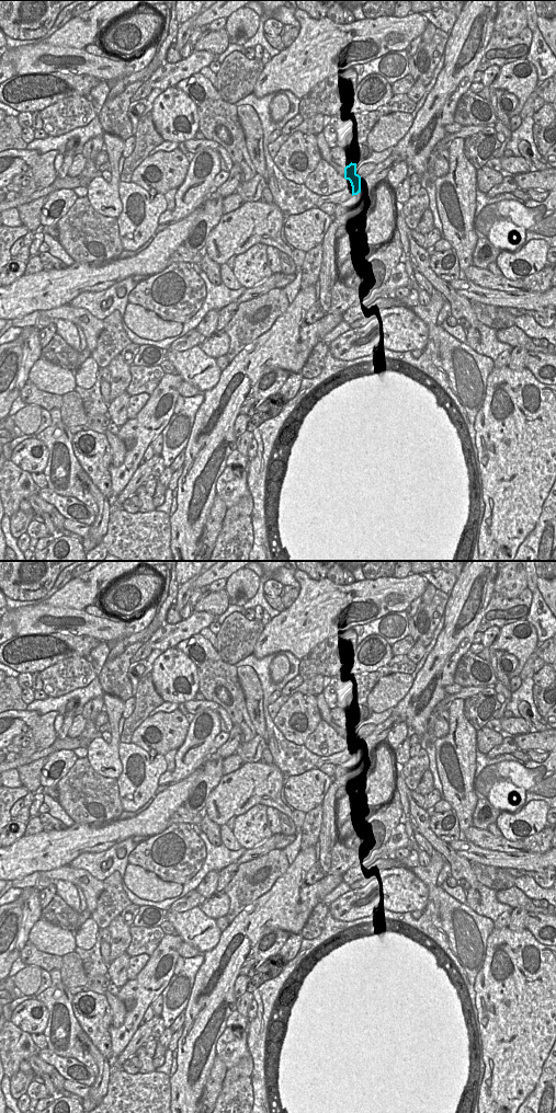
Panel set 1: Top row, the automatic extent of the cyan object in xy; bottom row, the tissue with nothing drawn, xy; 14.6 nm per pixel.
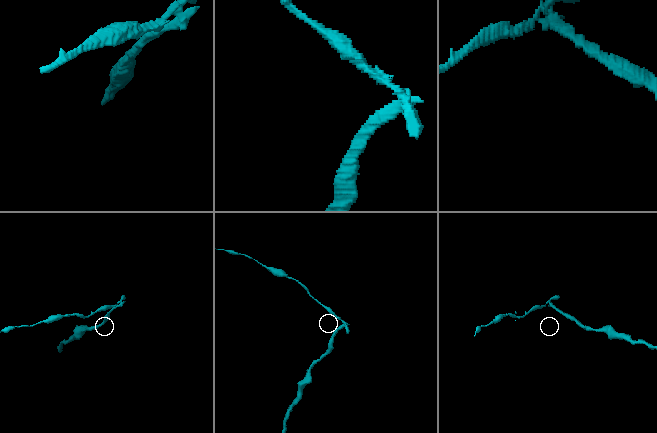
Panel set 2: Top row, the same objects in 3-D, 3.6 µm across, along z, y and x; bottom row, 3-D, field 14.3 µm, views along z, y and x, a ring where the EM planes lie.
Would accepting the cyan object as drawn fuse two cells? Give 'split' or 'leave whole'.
split

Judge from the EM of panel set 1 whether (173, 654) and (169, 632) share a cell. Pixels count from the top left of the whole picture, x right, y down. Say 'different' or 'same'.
different

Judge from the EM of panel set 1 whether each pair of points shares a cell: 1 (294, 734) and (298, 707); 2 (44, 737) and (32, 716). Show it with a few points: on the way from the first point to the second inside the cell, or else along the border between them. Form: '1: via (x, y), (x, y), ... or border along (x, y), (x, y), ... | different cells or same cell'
1: via (295, 727), (295, 720), (298, 713) | same cell
2: border along (41, 715), (30, 736) | different cells

